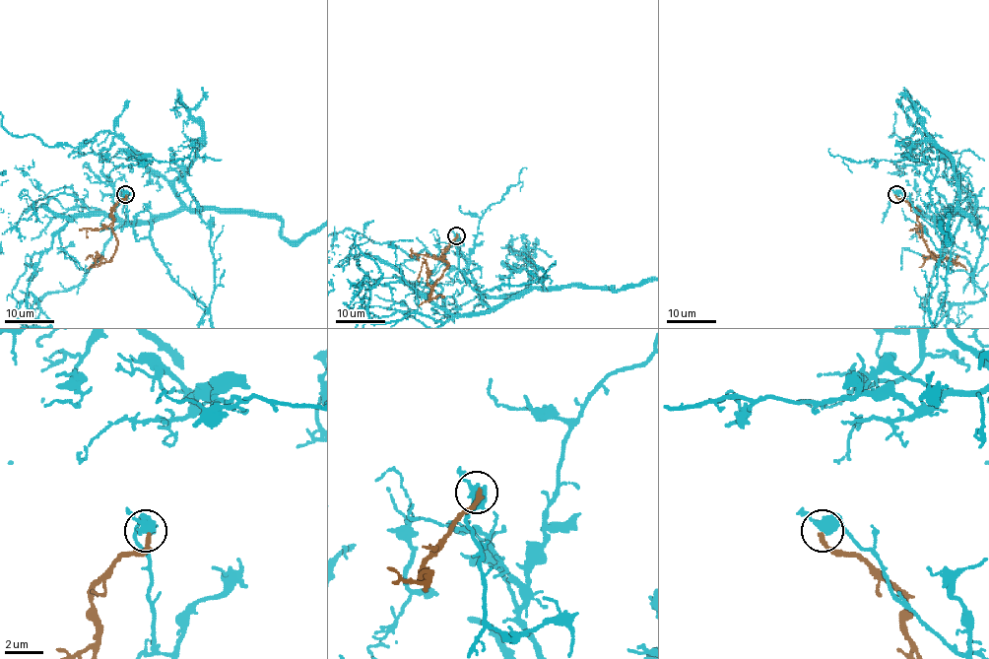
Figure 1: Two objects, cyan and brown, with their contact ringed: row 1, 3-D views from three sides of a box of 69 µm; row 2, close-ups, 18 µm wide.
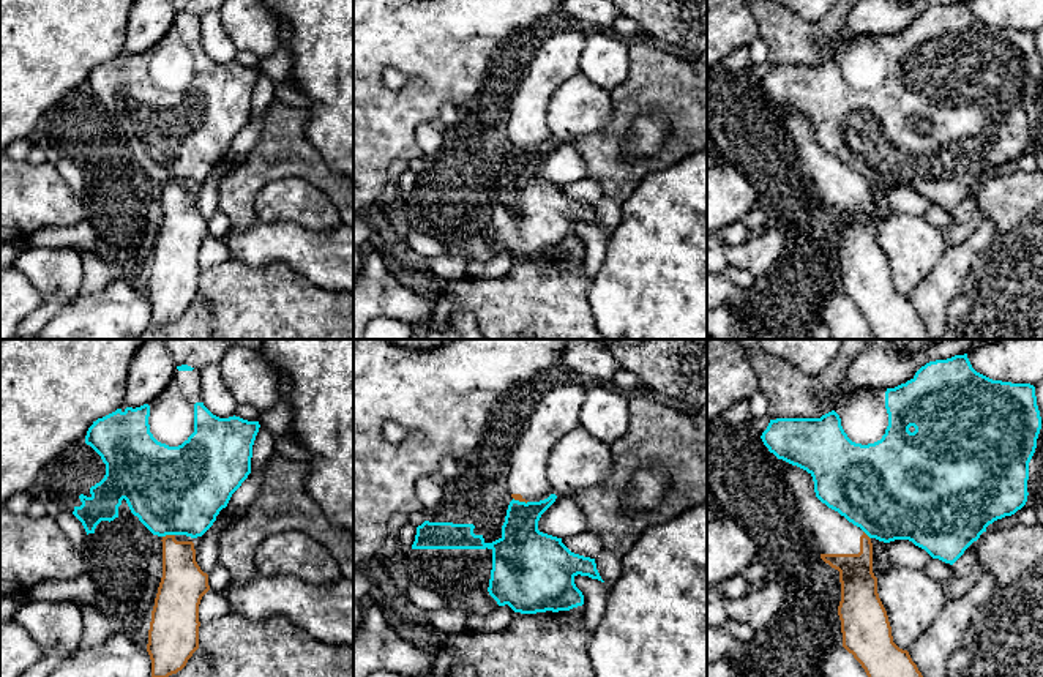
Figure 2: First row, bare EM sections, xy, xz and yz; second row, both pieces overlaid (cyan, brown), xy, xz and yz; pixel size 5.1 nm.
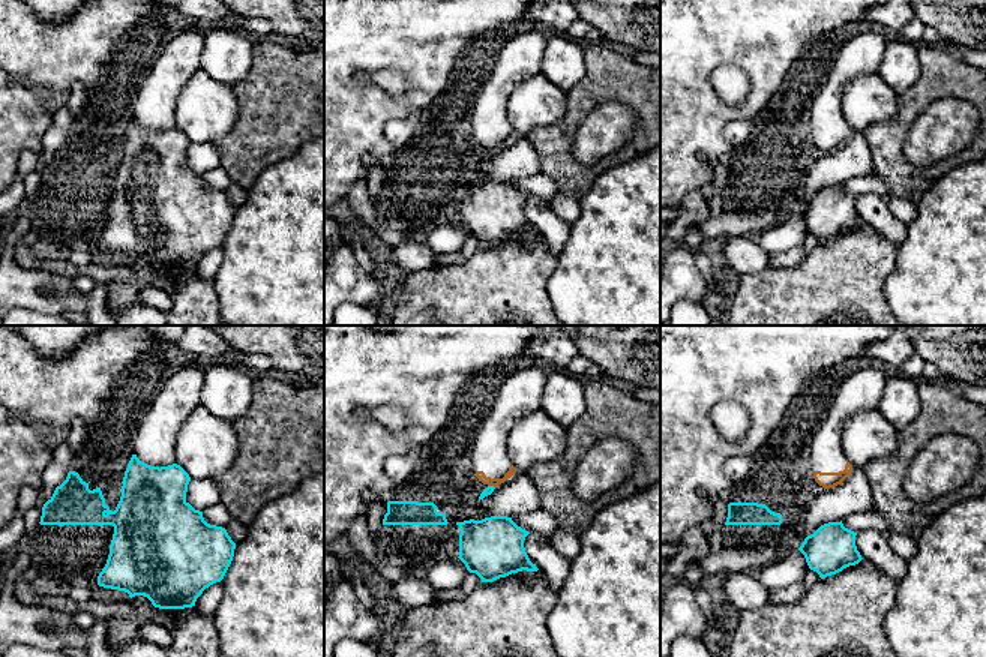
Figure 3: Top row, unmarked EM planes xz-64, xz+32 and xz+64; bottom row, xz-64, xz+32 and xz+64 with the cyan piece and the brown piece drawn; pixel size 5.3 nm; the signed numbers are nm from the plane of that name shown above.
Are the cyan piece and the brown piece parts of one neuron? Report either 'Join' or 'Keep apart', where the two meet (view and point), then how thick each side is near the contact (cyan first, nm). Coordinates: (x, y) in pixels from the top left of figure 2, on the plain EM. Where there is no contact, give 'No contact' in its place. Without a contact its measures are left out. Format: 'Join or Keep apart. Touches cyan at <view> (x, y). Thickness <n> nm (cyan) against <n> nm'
Keep apart. Touches cyan at xy (168, 180). Thickness 440 nm (cyan) against 220 nm

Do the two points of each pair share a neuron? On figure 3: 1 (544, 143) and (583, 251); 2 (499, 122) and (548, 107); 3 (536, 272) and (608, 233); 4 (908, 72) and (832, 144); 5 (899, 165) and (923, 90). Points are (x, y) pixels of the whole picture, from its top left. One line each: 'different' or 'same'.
1: different
2: different
3: different
4: different
5: same

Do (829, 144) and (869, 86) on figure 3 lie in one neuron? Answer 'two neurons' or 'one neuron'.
two neurons

